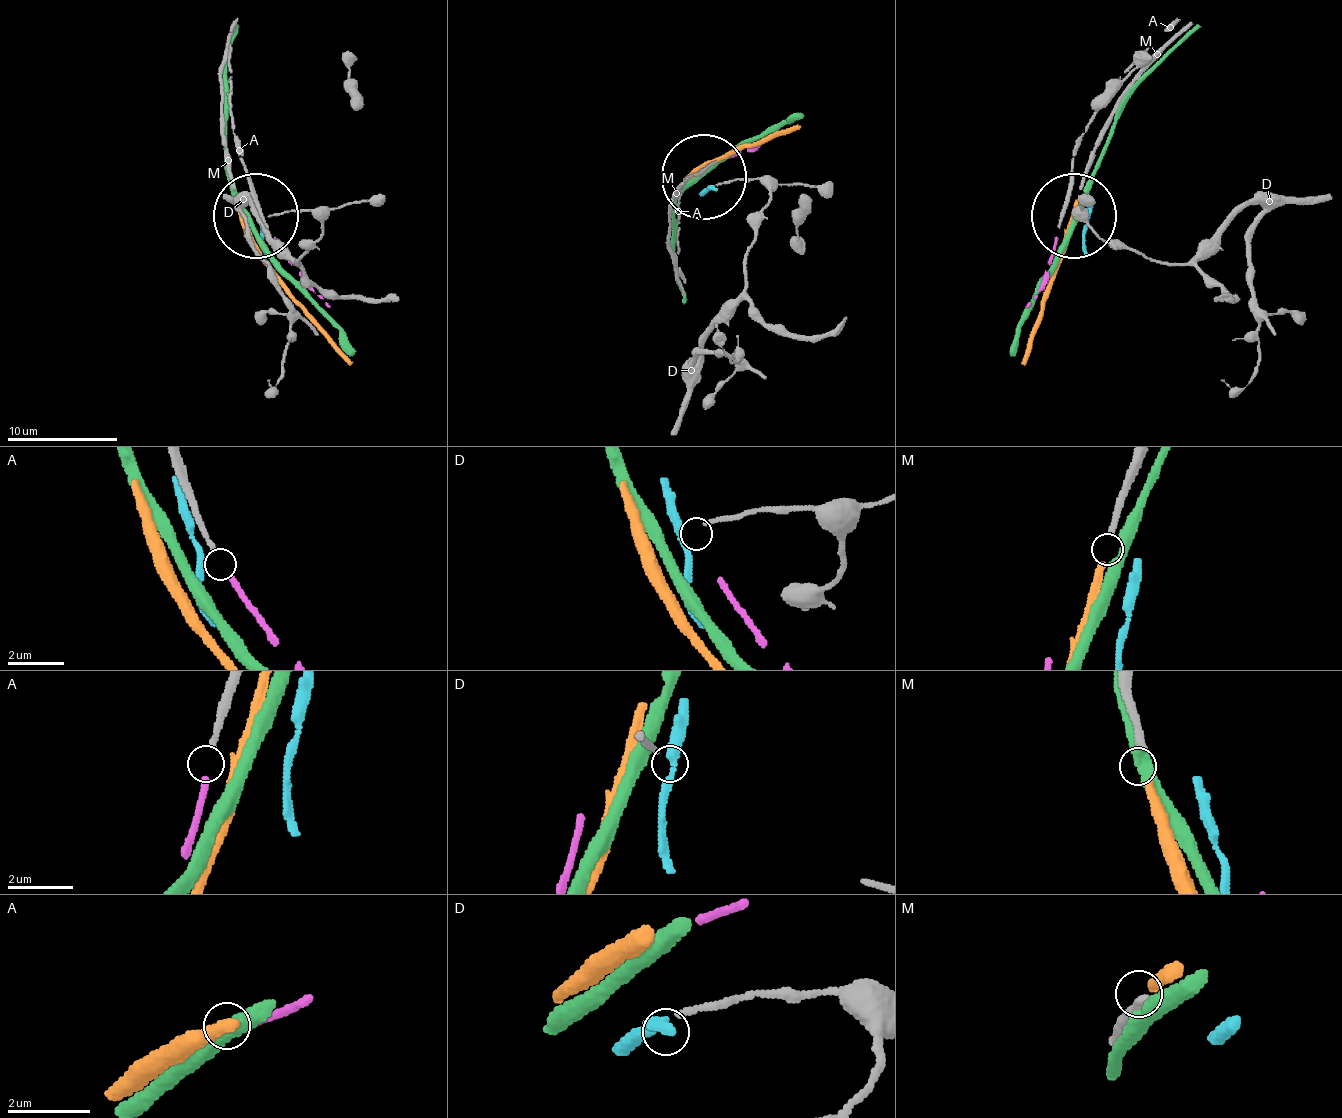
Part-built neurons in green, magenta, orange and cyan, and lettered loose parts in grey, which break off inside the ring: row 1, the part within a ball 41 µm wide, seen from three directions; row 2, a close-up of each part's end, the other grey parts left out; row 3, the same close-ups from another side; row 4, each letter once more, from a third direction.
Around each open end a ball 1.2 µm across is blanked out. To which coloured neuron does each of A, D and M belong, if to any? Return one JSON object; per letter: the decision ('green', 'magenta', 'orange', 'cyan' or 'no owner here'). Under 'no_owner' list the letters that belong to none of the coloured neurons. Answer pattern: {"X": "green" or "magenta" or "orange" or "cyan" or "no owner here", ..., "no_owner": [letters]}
{"A": "magenta", "D": "no owner here", "M": "orange", "no_owner": ["D"]}

